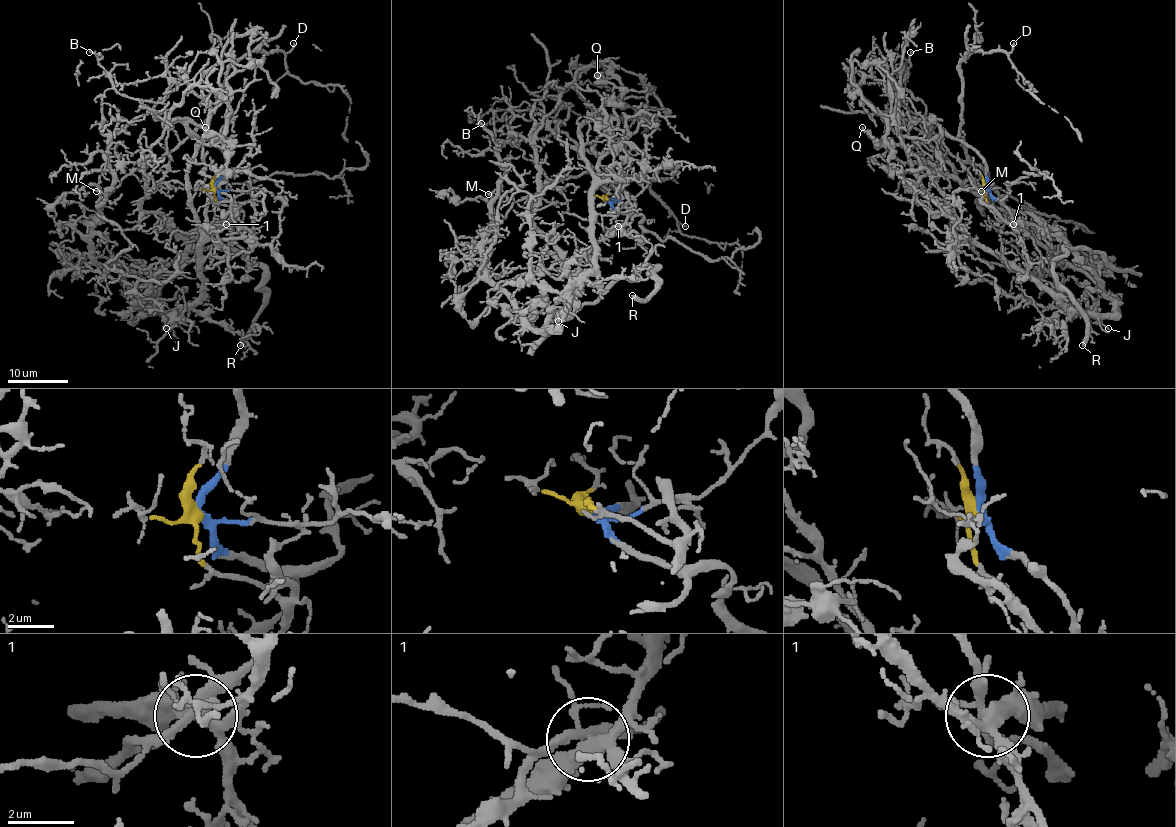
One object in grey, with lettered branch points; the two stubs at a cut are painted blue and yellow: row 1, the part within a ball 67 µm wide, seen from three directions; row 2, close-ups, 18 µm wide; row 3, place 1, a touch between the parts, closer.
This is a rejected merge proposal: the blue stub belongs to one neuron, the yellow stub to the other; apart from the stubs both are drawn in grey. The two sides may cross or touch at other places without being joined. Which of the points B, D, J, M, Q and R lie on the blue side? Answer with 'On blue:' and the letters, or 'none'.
On blue: B, D, Q

